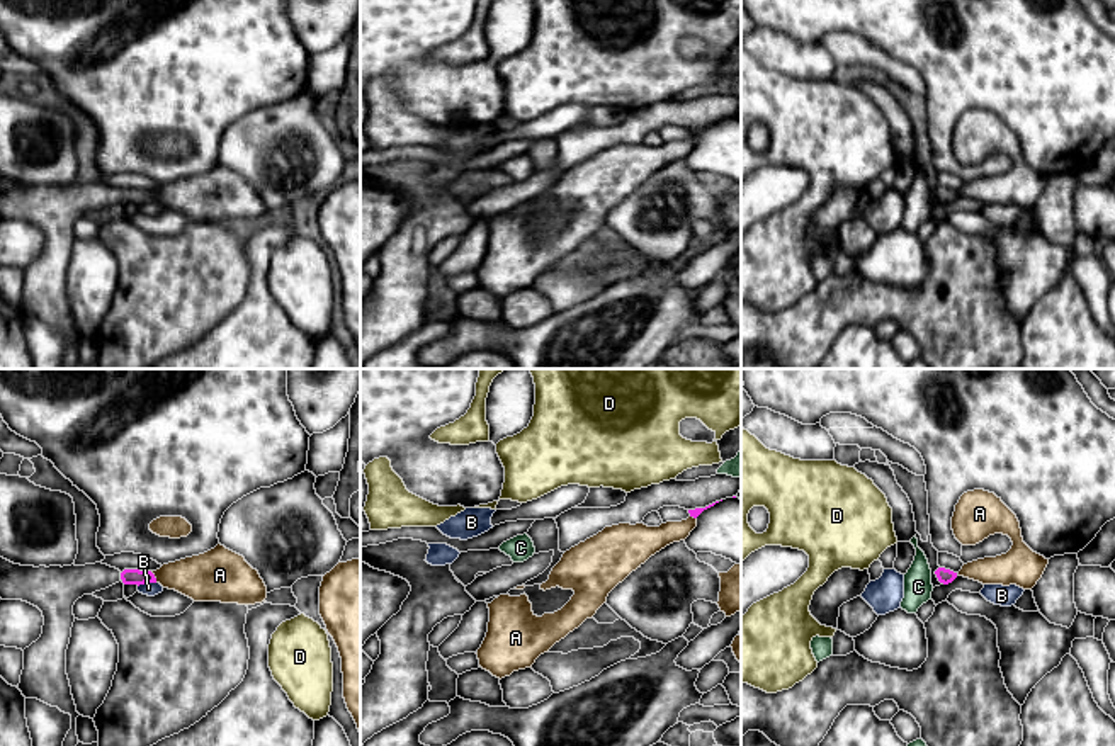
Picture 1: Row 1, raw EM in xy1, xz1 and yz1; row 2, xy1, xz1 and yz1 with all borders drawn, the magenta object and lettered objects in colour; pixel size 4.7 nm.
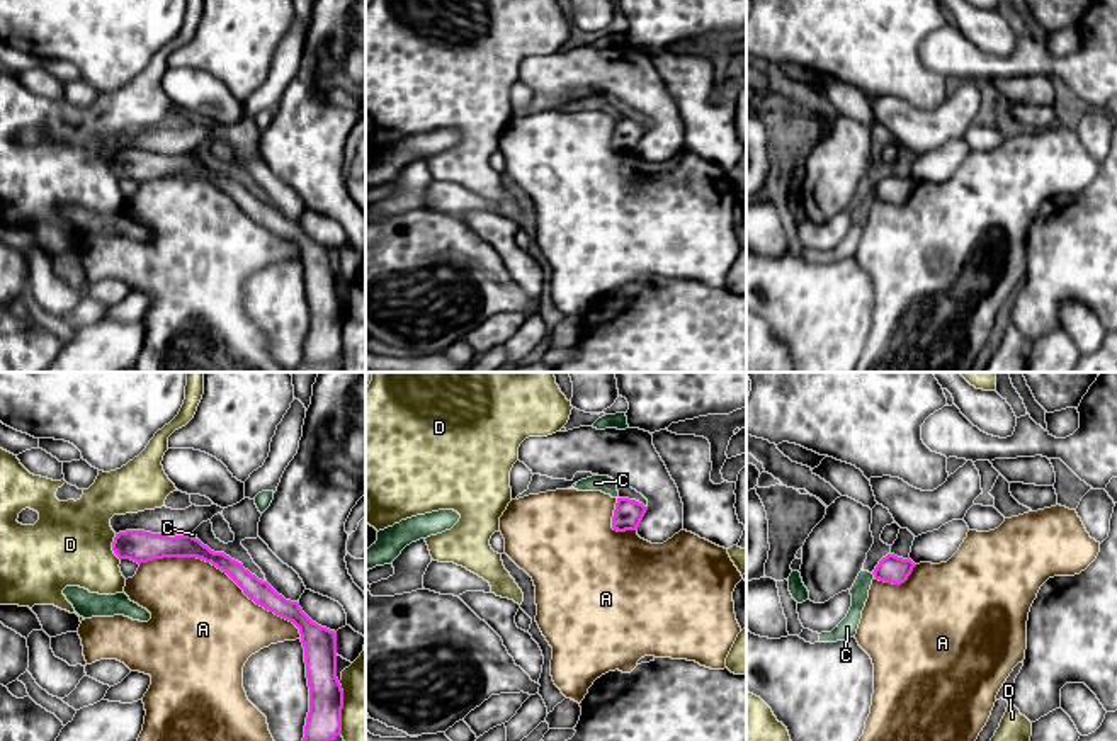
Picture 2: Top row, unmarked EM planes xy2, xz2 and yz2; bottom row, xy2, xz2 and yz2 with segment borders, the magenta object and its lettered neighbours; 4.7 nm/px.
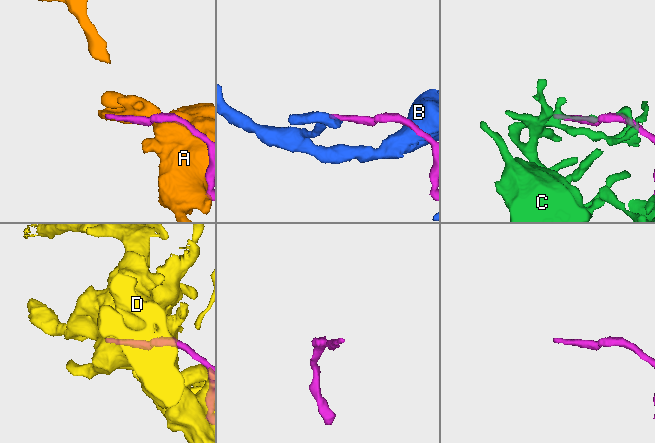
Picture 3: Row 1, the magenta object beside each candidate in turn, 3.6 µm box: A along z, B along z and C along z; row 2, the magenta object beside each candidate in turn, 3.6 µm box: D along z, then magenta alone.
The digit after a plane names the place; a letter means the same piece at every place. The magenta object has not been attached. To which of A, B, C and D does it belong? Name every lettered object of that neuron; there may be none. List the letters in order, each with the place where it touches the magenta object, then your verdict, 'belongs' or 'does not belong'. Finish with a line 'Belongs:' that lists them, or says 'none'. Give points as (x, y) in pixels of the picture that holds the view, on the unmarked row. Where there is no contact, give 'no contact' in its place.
A: xy2 (223, 191) | does not belong
B: xy1 (147, 201) | does not belong
C: yz2 (873, 192) | does not belong
D: xy2 (113, 167) | does not belong
Belongs: none

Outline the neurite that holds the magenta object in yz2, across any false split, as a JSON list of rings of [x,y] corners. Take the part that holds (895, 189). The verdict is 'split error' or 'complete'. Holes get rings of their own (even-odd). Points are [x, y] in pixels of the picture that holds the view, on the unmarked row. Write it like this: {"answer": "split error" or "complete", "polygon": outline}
{"answer": "complete", "polygon": [[[887,173],[879,180],[872,194],[879,201],[901,204],[908,199],[915,185],[916,184],[910,177],[903,178],[894,173]]]}

